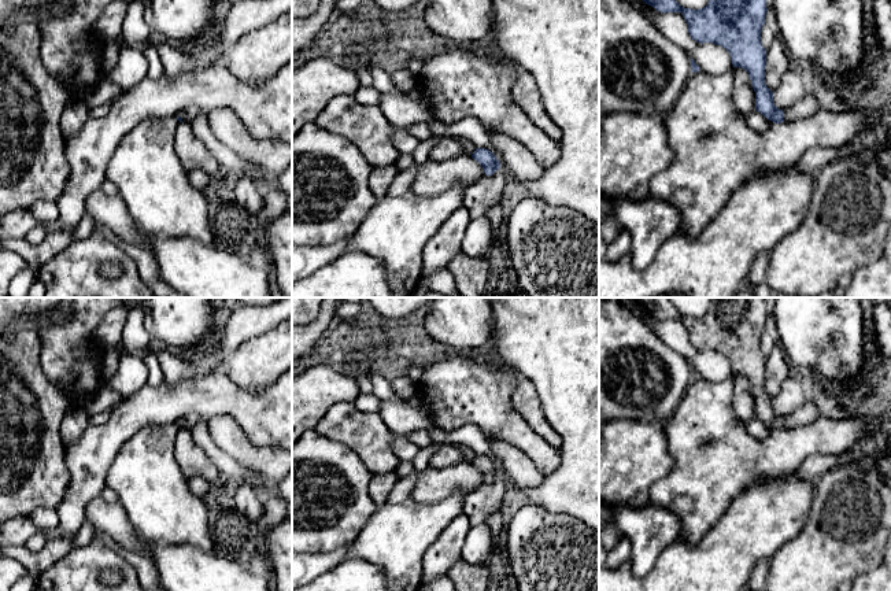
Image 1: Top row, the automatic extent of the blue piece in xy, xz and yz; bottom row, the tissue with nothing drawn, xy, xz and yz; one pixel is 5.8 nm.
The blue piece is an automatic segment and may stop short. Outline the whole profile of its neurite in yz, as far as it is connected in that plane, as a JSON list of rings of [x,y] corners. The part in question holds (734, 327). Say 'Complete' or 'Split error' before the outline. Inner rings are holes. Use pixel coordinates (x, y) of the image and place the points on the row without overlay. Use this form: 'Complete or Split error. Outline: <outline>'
Split error. Outline: [[[668,298],[632,299],[659,319],[681,319],[688,332],[688,340],[696,350],[711,350],[725,355],[731,362],[733,374],[742,374],[750,383],[755,399],[755,417],[773,431],[806,426],[821,417],[814,400],[806,400],[803,406],[784,417],[777,415],[773,410],[773,399],[765,391],[766,357],[761,348],[768,318],[765,298],[714,298],[707,313],[699,317],[681,314]]]

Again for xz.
Split error. Outline: [[[476,455],[472,465],[481,472],[485,484],[481,490],[463,498],[462,510],[470,525],[477,527],[485,524],[493,513],[500,510],[509,487],[500,476],[500,469],[489,457]]]

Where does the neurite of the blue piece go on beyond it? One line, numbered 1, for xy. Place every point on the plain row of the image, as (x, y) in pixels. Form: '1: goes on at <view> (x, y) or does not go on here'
1: goes on at xy (189, 420)

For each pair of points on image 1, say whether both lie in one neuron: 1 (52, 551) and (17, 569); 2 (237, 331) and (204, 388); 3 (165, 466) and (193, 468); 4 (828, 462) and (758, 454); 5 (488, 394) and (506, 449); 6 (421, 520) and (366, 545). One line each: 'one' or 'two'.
1: two
2: two
3: two
4: two
5: two
6: one

